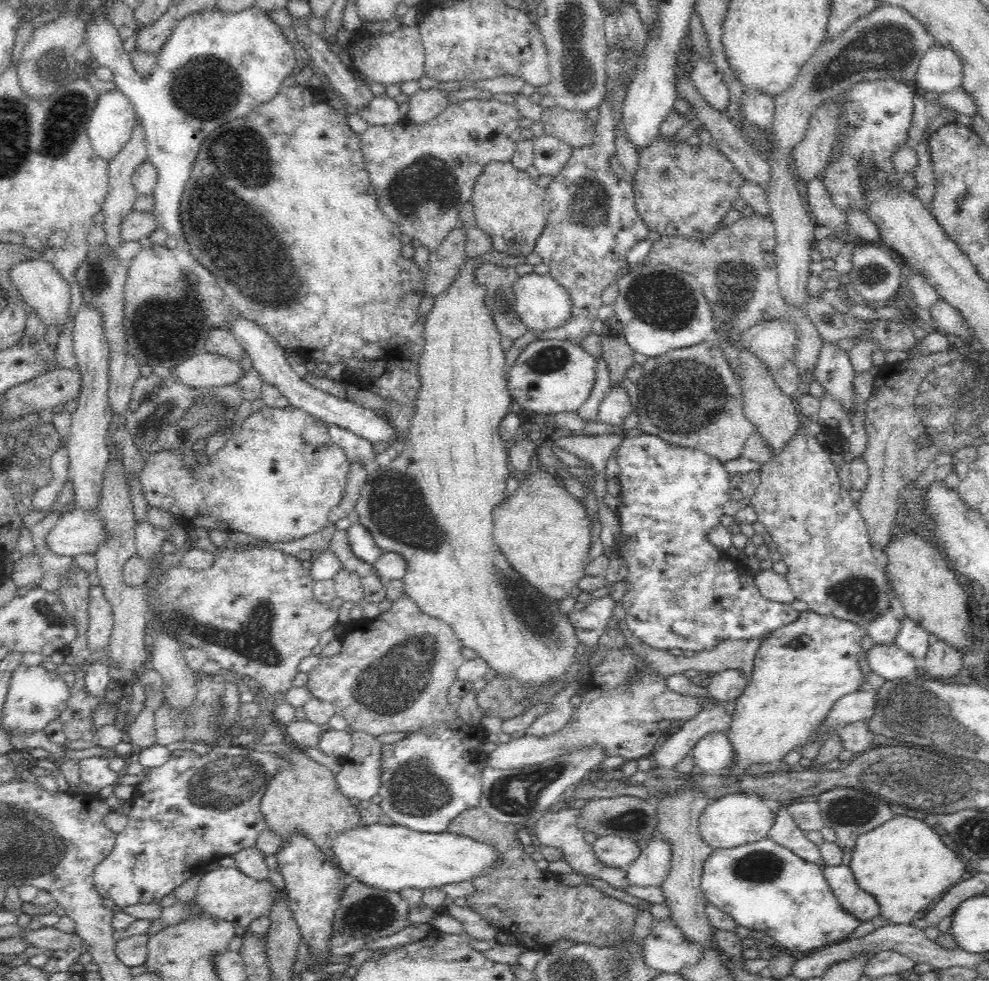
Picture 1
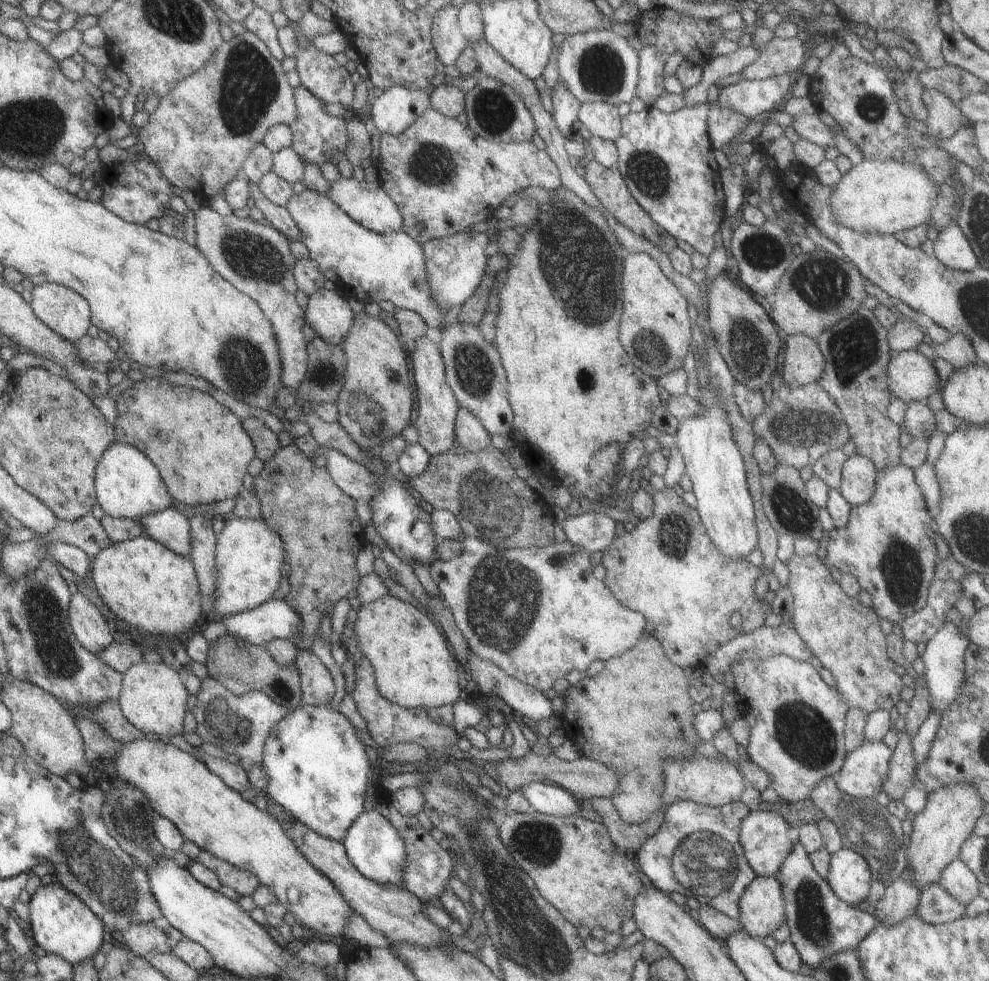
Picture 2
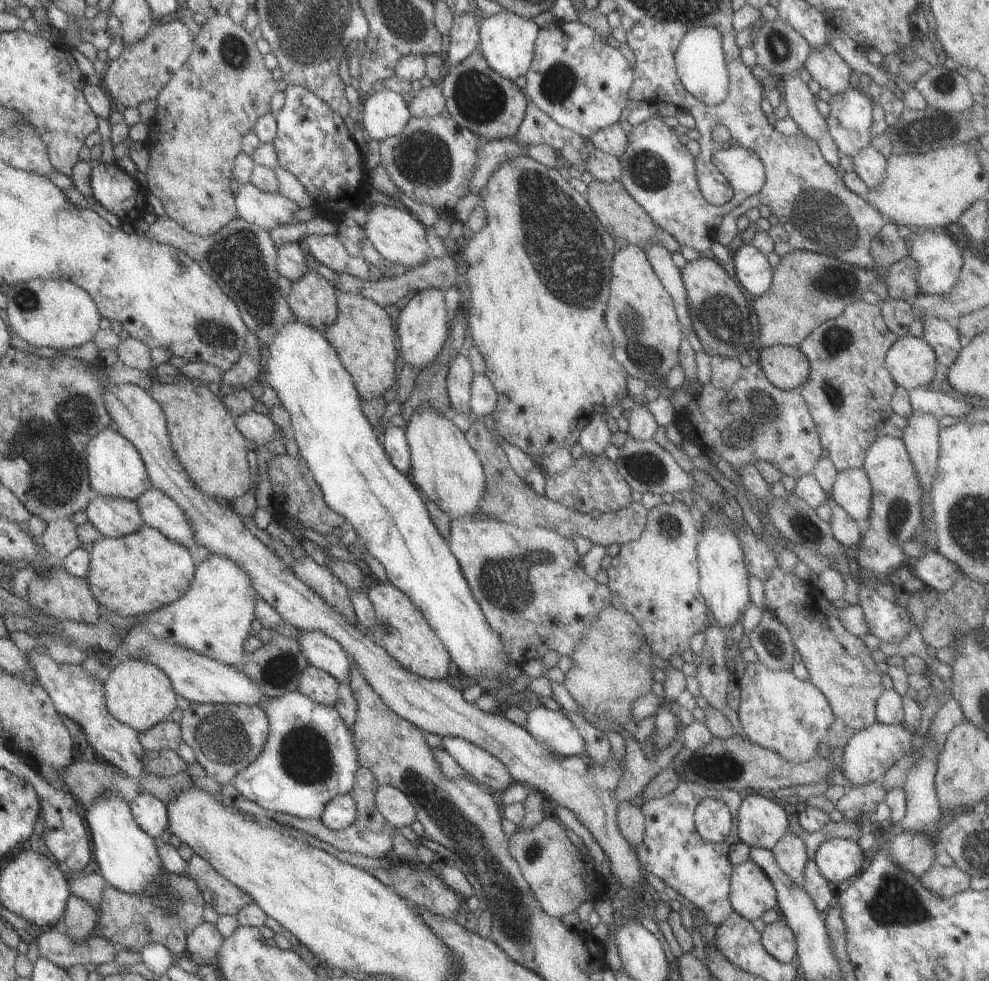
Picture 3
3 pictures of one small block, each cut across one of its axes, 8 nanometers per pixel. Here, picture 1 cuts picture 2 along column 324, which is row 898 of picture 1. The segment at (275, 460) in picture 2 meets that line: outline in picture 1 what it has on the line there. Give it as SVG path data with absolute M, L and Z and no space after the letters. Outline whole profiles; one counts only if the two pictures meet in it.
M478 806L458 815L450 824L449 832L498 849L500 864L496 870L471 881L474 894L468 896L465 902L470 910L496 929L509 932L517 946L522 945L525 950L536 950L557 940L574 940L577 944L610 947L614 937L632 932L640 909L606 895L585 880L574 887L546 880L546 876L536 867L532 857L528 857L525 846L519 841L518 826L497 822Z

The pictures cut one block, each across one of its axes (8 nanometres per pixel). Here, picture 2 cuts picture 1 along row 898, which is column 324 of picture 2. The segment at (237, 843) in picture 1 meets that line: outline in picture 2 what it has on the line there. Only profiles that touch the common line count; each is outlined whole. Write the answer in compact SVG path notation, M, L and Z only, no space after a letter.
M301 84L293 92L295 105L297 108L296 118L288 125L293 134L293 143L290 147L297 152L303 161L309 160L314 164L330 161L334 153L344 151L348 142L346 121L342 117L329 115L324 112L324 105L319 98L316 98L310 90Z

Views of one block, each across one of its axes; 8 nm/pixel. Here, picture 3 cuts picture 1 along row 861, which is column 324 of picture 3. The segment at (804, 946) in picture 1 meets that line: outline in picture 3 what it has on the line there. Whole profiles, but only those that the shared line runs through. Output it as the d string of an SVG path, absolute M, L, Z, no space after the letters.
M298 691L271 698L262 710L268 717L268 736L260 756L242 769L230 784L242 798L270 812L296 818L322 818L332 798L349 794L360 768L354 732L342 722L335 706L312 702Z

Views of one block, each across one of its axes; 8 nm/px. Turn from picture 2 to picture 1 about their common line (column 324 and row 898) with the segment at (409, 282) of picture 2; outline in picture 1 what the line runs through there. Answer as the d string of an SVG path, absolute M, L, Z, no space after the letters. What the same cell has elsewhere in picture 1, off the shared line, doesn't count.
M218 867L207 873L200 879L194 901L202 907L202 910L210 916L226 920L236 926L236 930L245 932L248 926L258 918L268 918L272 912L272 906L278 898L278 889L267 879L257 878L240 872L238 867Z

